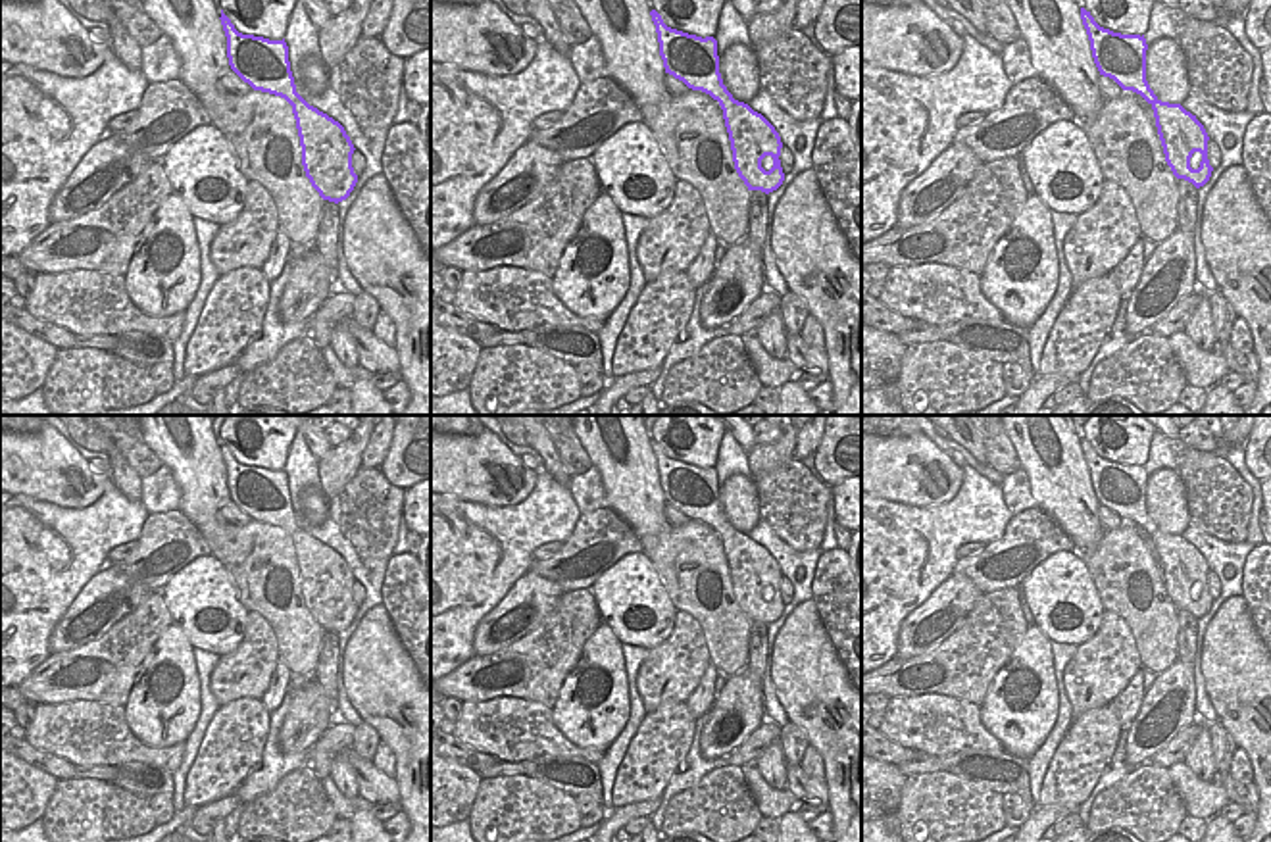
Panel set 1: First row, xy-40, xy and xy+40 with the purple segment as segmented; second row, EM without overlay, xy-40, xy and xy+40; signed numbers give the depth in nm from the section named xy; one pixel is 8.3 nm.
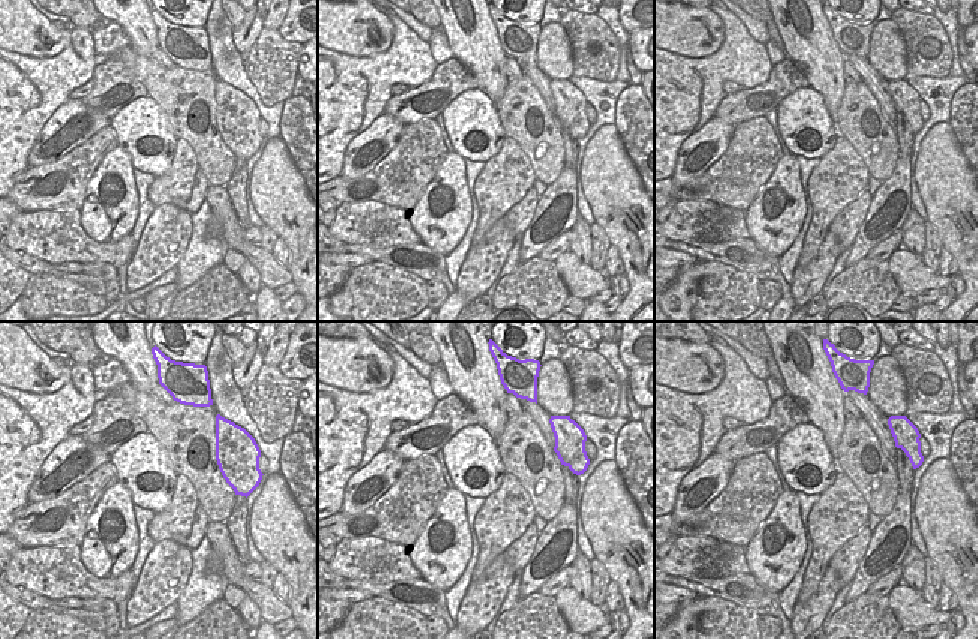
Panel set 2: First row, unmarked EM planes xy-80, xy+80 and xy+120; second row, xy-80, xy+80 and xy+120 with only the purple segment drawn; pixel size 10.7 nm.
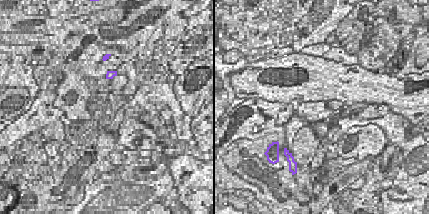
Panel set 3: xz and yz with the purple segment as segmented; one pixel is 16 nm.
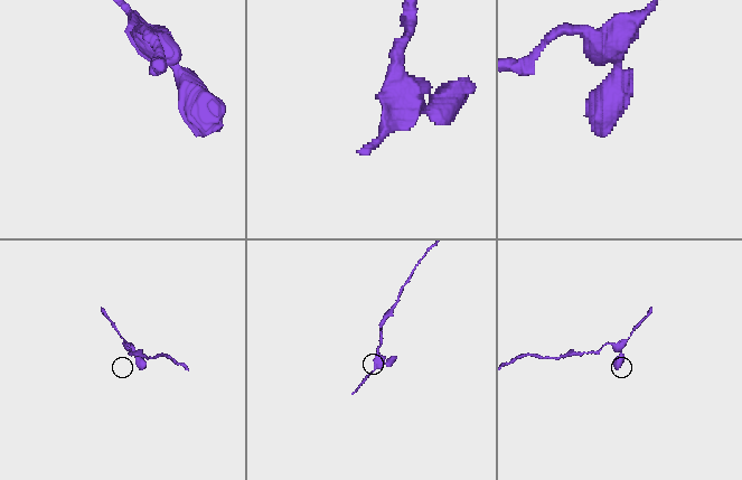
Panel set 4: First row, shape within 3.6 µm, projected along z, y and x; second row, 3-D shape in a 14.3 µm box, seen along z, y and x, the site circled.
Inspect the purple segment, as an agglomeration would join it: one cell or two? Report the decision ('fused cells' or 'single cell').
single cell

